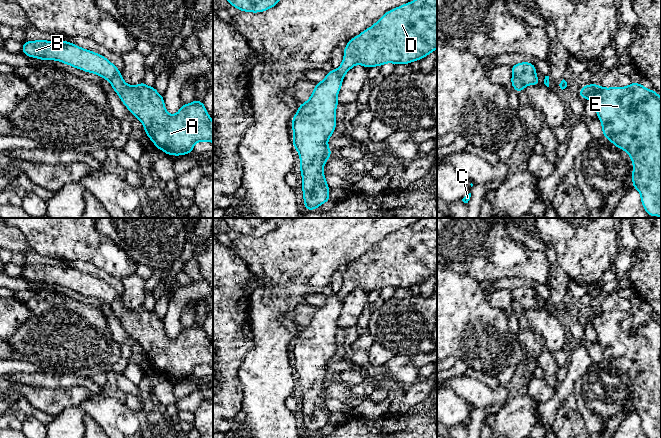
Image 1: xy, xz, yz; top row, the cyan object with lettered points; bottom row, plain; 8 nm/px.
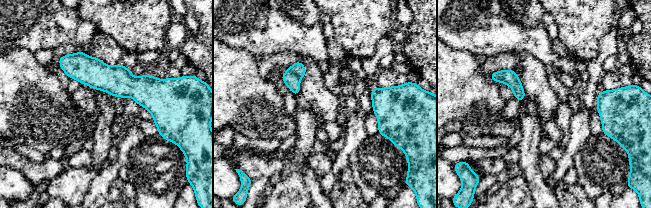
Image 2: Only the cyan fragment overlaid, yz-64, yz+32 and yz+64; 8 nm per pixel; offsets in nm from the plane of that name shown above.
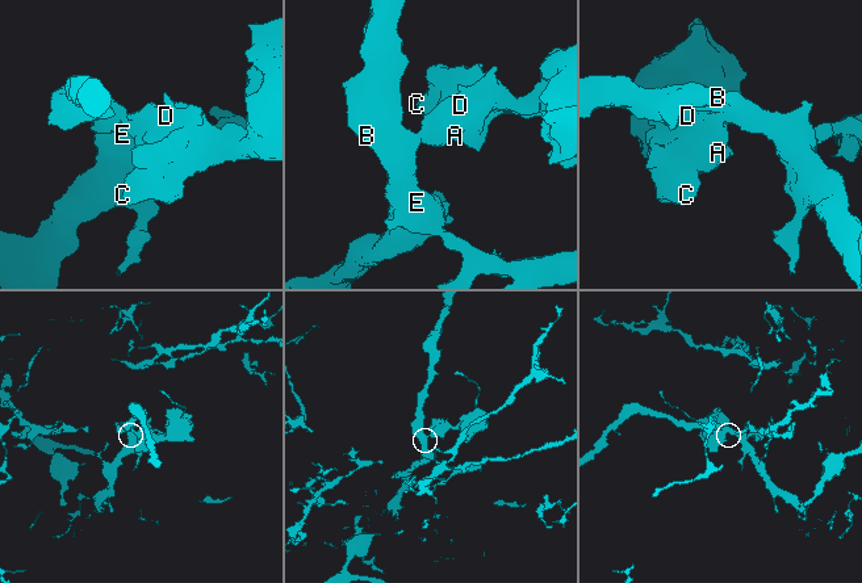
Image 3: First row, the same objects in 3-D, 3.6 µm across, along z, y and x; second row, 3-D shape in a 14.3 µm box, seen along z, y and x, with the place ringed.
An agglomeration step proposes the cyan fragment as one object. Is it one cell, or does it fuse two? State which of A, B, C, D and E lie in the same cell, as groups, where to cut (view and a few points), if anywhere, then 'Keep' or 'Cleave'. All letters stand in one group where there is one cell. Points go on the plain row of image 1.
Groups: A C D / B E. Split along yz (513, 300), (525, 309). Cleave

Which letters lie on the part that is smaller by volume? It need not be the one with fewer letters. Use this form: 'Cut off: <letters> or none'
Cut off: A, C, D

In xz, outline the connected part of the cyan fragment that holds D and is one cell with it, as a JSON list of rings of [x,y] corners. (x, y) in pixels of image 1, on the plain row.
[[[422,218],[414,225],[401,229],[386,236],[374,249],[364,254],[358,260],[347,266],[344,283],[337,298],[343,303],[345,298],[355,289],[361,288],[366,292],[382,290],[385,287],[410,288],[421,284],[437,272],[437,218]]]

